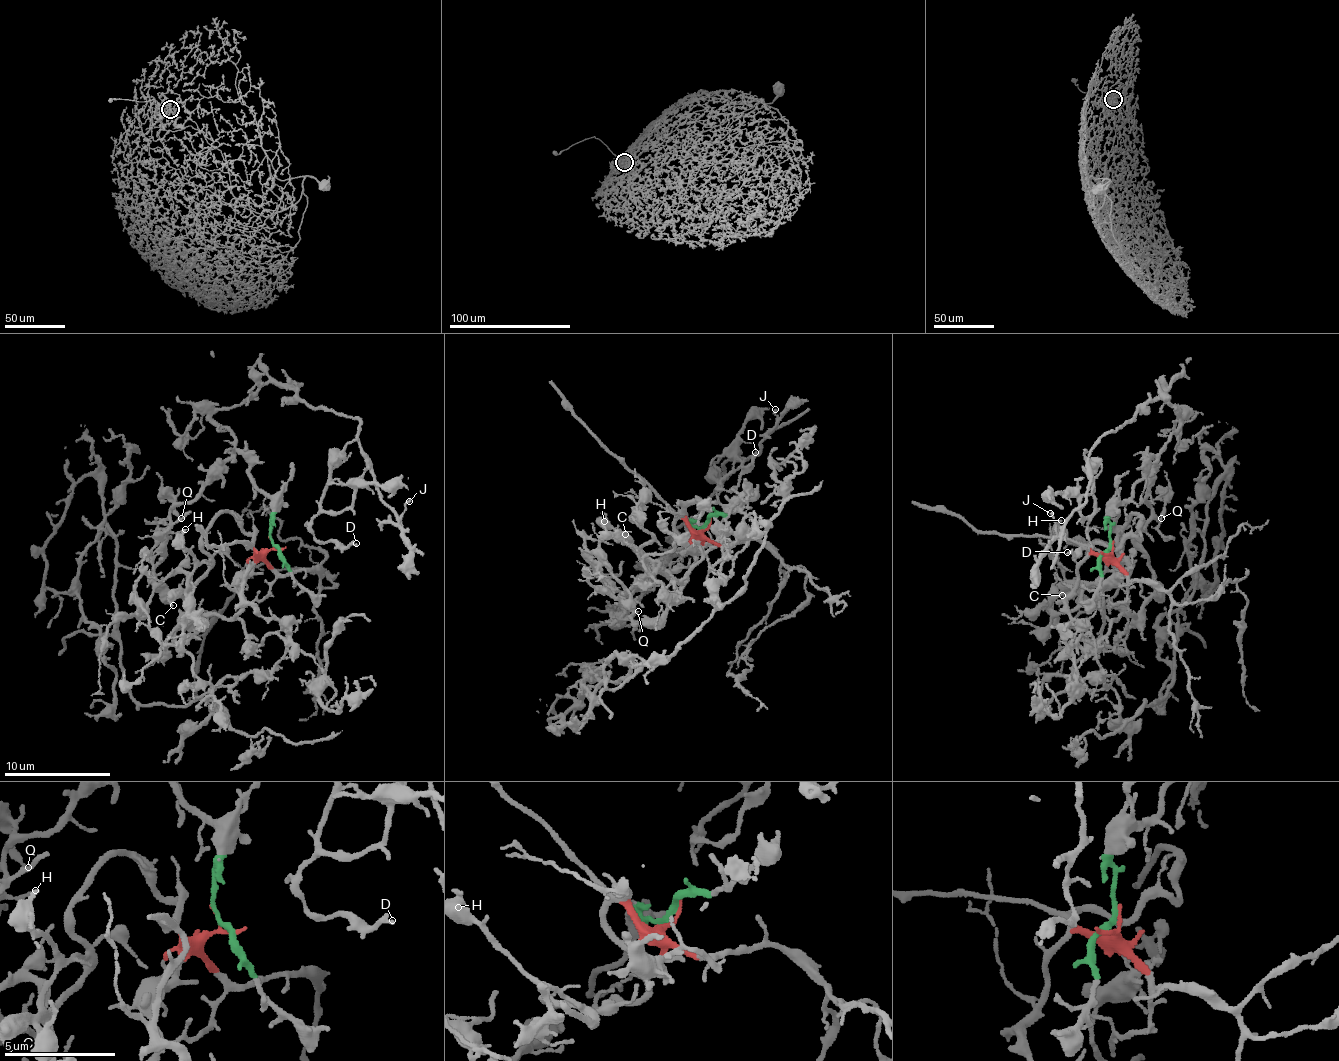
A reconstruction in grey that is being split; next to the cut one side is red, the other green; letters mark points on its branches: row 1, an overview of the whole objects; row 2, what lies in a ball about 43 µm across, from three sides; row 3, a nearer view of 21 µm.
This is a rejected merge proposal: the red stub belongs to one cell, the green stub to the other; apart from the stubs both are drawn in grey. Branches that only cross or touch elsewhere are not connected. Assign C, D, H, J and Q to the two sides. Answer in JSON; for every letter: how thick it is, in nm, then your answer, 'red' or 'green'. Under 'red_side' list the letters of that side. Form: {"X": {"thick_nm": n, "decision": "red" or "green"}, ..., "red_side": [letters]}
{"C": {"thick_nm": 420, "decision": "red"}, "D": {"thick_nm": 240, "decision": "green"}, "H": {"thick_nm": 280, "decision": "red"}, "J": {"thick_nm": 160, "decision": "green"}, "Q": {"thick_nm": 240, "decision": "green"}, "red_side": ["C", "H"]}

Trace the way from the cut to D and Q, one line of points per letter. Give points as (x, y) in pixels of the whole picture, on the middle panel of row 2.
D: (706, 526), (688, 523), (686, 543), (630, 607), (723, 474), (715, 461), (717, 488), (735, 487), (755, 451)
Q: (706, 526), (688, 523), (686, 543), (621, 603), (627, 616), (639, 612)

